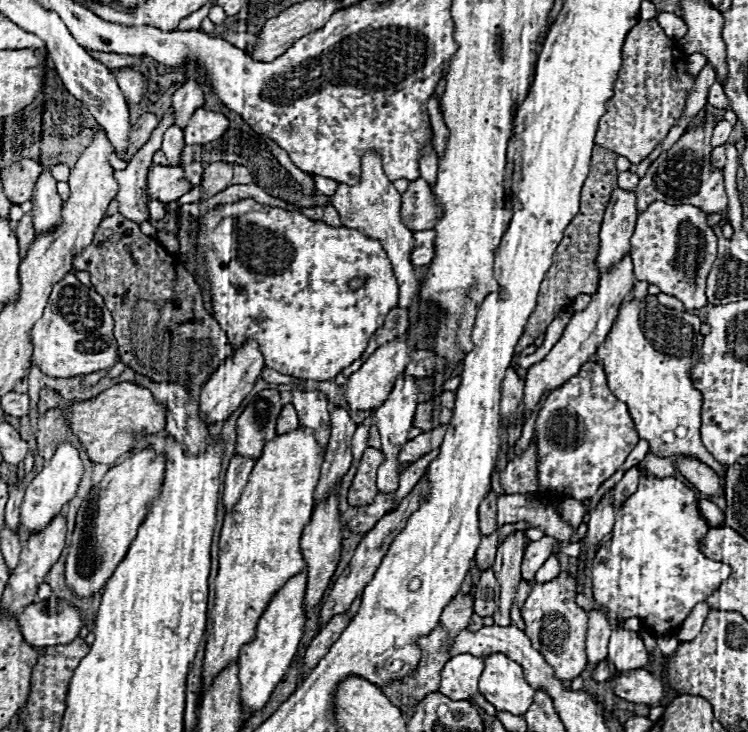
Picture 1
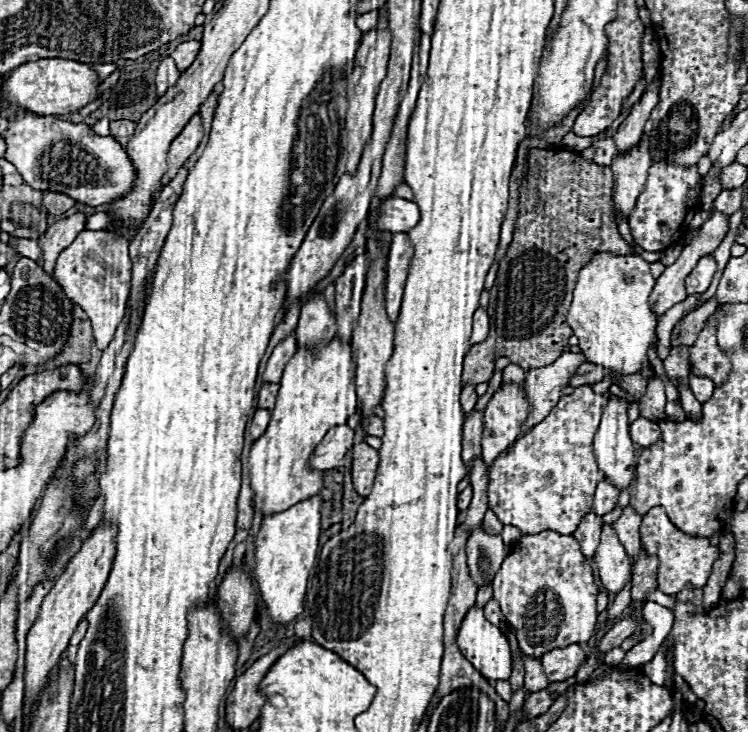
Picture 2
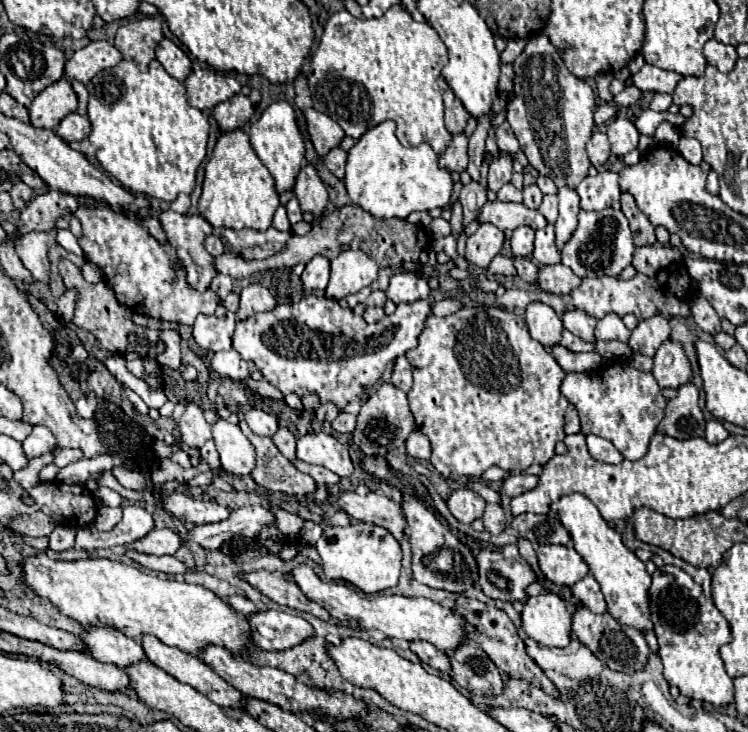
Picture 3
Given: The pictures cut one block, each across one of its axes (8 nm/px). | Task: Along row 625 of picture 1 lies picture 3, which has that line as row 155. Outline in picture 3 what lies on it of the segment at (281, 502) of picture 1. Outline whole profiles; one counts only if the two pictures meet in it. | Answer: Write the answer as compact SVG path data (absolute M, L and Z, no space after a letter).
M242 130L224 132L218 138L210 162L206 164L206 178L202 184L202 196L198 200L200 214L214 228L254 228L264 232L272 226L272 218L278 204L280 200L274 186L274 178L250 146L248 134L244 134Z

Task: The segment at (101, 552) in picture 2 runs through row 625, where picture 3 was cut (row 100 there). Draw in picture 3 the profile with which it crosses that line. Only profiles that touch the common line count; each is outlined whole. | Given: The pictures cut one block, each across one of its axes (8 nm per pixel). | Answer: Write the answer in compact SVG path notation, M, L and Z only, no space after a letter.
M66 78L44 88L30 106L30 124L38 128L56 128L60 120L78 108L78 96Z

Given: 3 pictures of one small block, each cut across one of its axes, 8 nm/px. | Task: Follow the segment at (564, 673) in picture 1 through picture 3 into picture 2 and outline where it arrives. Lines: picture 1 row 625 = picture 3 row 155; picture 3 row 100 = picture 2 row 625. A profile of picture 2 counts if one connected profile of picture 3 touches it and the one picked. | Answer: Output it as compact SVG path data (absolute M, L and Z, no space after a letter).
M552 530L522 536L514 544L510 556L504 560L500 572L494 576L492 588L494 588L494 598L498 600L502 614L510 622L512 632L516 634L516 640L520 644L520 650L526 656L542 658L546 652L554 648L566 648L570 644L588 642L588 638L596 630L598 586L592 568L588 564L588 558L580 552L580 546L572 536L562 536Z

